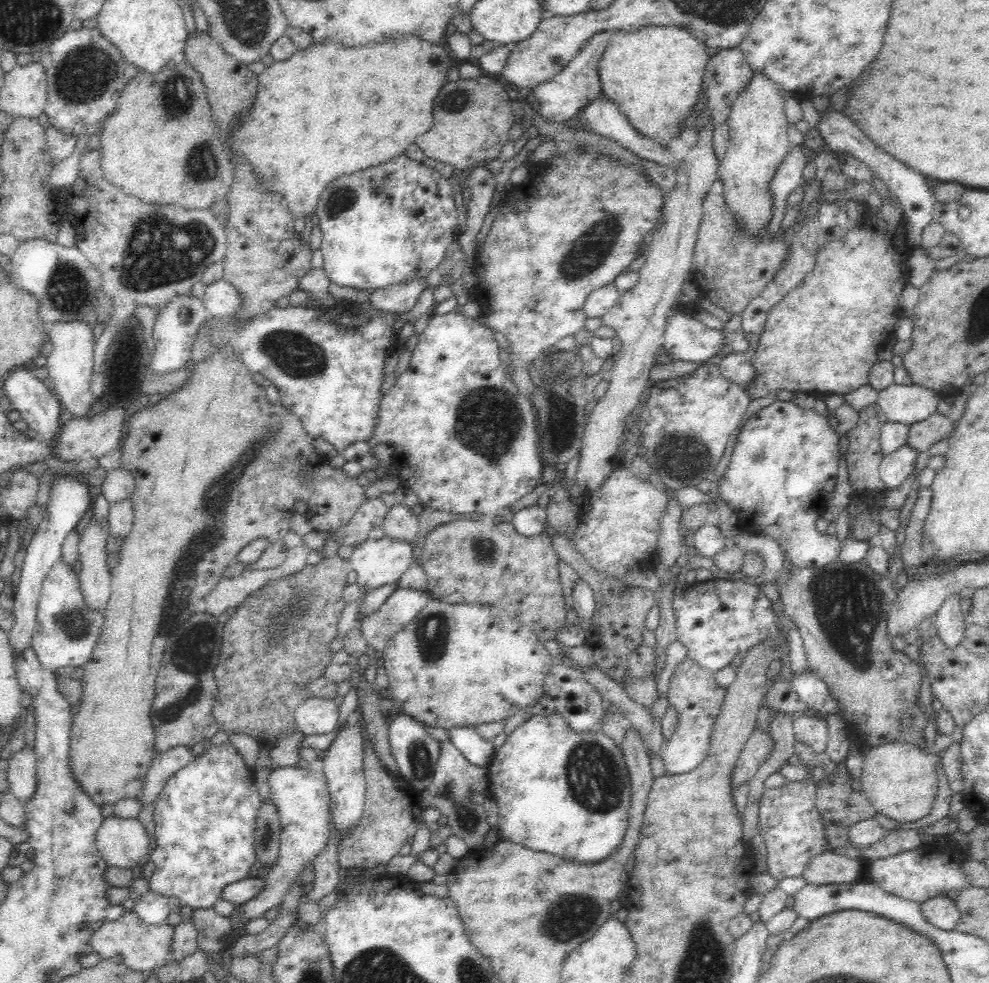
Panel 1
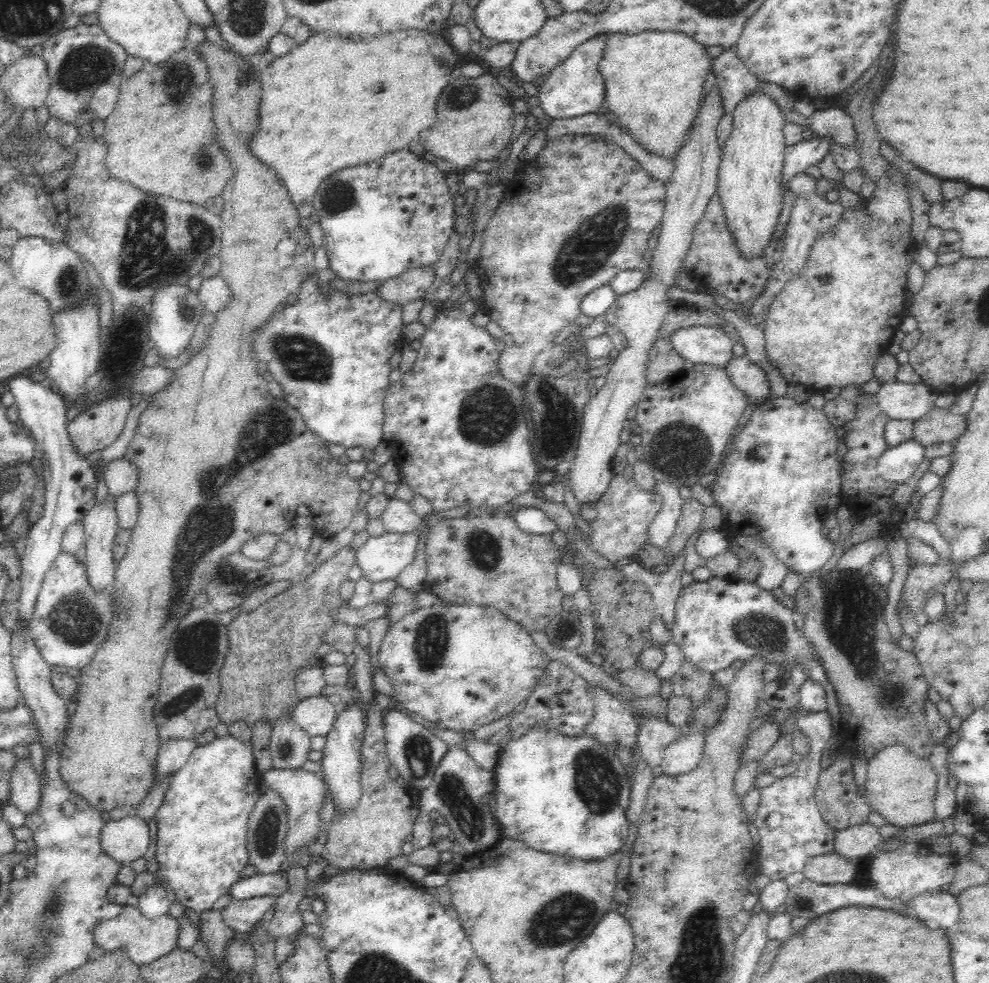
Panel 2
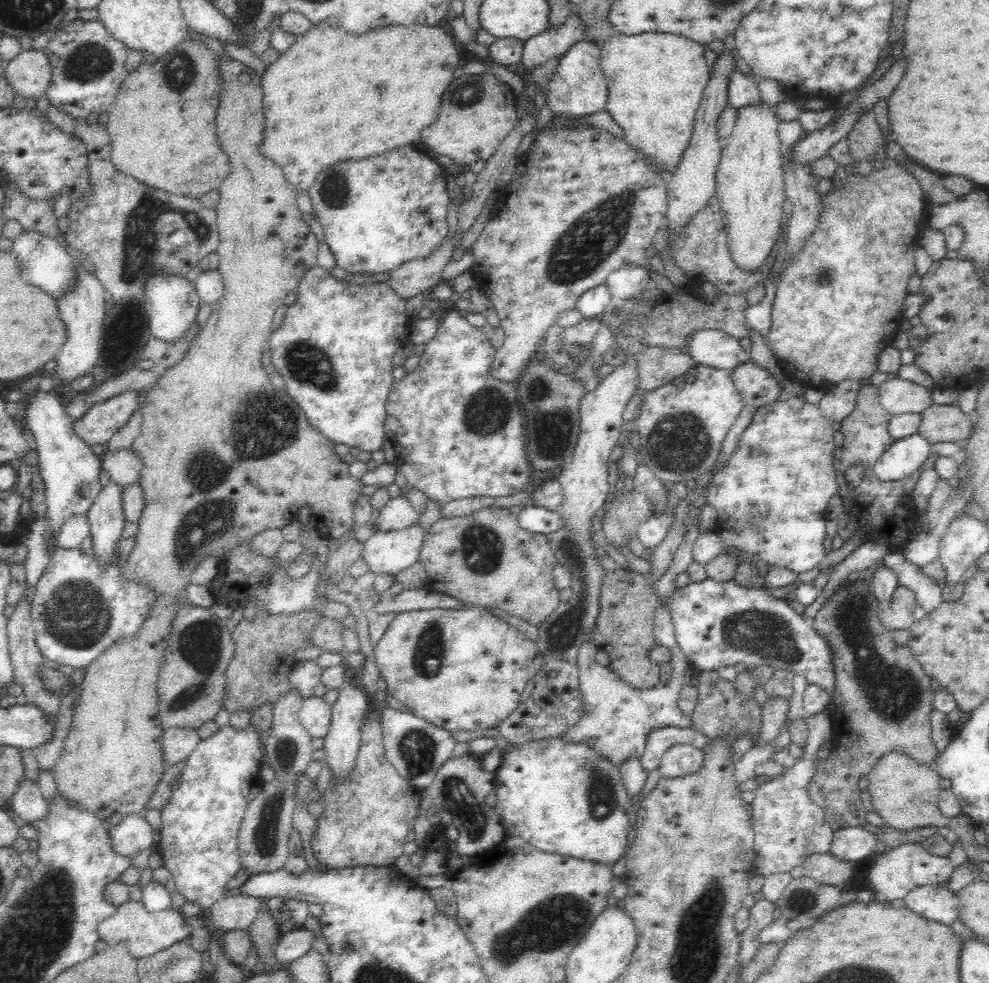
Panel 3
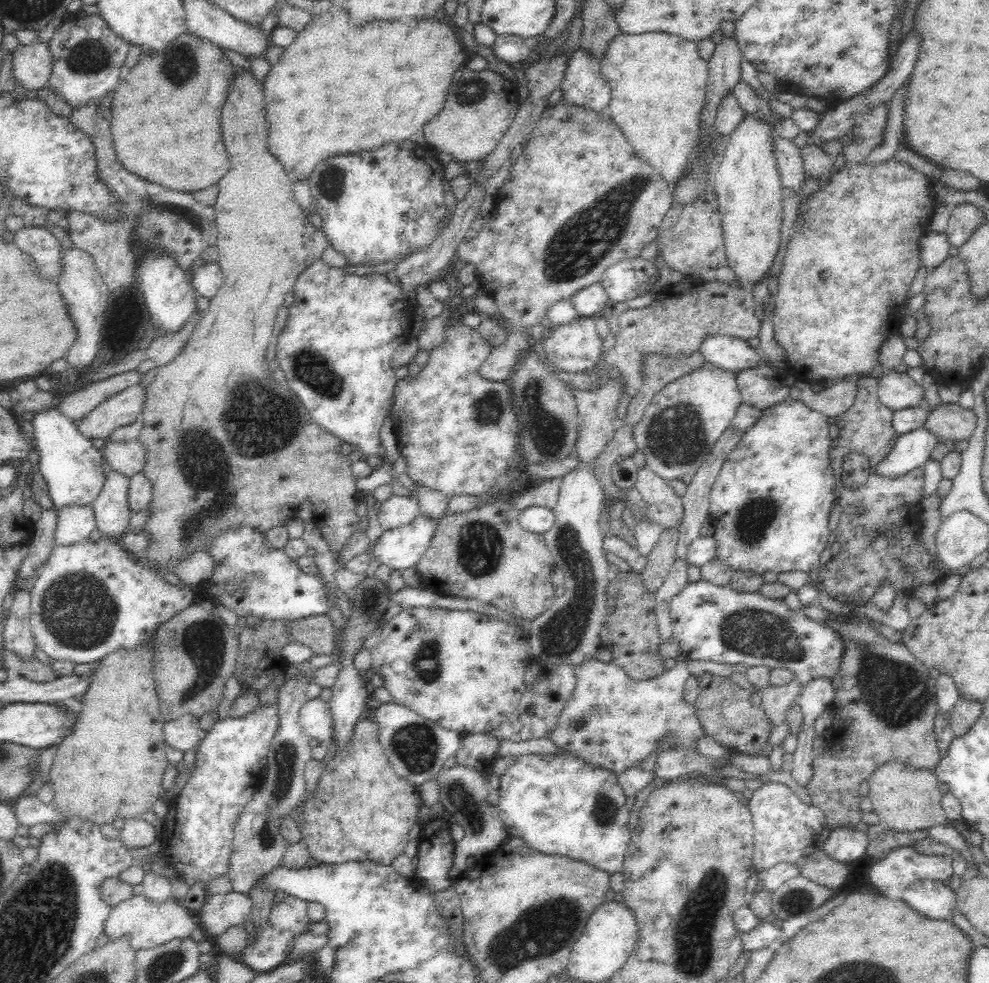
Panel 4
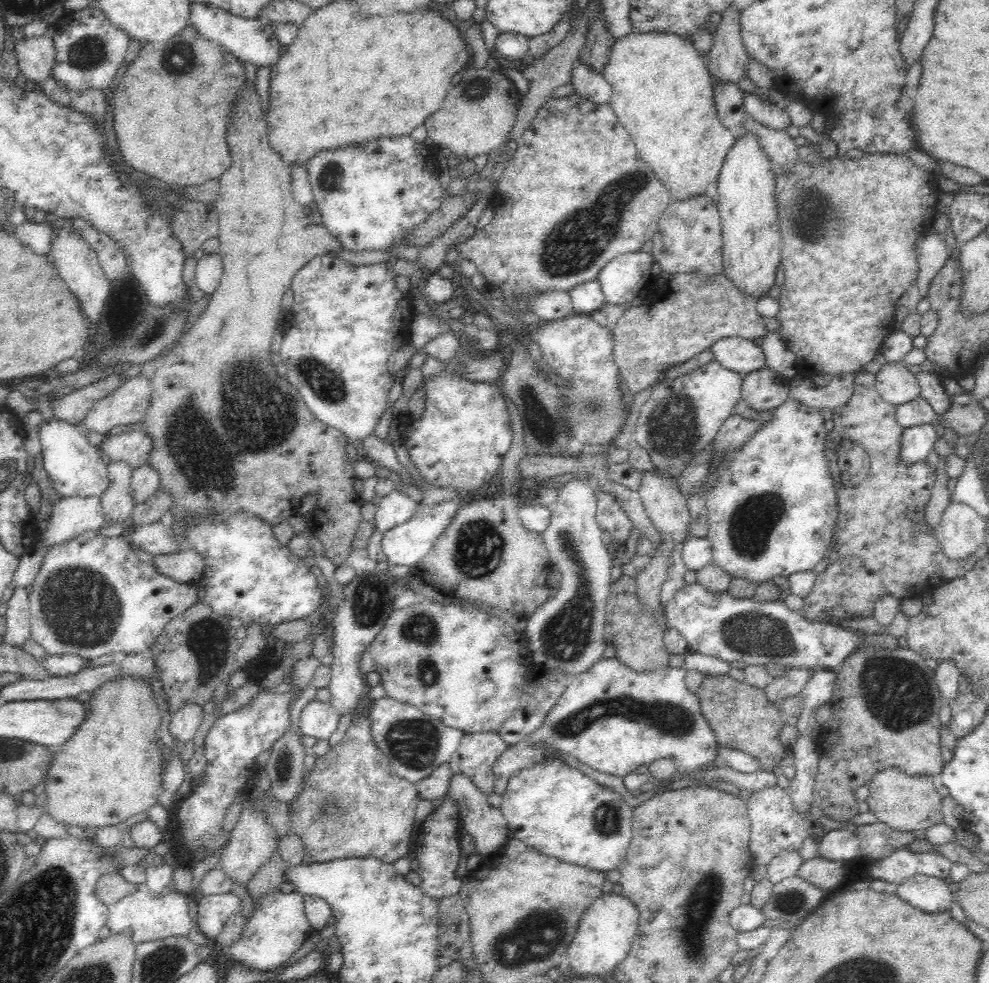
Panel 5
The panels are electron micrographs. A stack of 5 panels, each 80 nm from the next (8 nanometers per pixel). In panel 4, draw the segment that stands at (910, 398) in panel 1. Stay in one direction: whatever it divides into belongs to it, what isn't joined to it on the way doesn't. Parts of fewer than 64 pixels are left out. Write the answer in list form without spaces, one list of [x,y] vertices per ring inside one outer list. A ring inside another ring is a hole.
[[[896,369],[888,370],[878,379],[880,402],[892,412],[914,408],[925,403],[924,389],[906,375],[904,369],[901,373],[896,372]]]

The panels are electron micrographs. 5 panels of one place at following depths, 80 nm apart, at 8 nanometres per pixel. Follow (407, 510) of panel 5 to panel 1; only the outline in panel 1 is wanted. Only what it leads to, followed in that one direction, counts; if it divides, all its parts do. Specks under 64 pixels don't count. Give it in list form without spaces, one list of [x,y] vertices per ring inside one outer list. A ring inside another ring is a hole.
[[[395,505],[387,510],[381,527],[388,538],[412,544],[419,534],[418,517],[406,505]]]

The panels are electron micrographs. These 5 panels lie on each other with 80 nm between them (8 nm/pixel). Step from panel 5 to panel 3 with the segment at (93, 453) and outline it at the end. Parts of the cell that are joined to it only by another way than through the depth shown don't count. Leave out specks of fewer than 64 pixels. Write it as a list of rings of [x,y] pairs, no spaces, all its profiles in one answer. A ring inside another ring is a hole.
[[[23,390],[20,403],[24,407],[24,424],[32,432],[39,454],[39,470],[45,484],[46,512],[39,520],[27,523],[27,533],[17,539],[26,546],[24,567],[24,591],[26,601],[31,601],[33,590],[44,574],[52,555],[55,553],[57,538],[67,518],[74,515],[86,515],[90,506],[101,492],[98,475],[101,470],[101,456],[94,455],[92,449],[74,433],[73,420],[66,414],[66,395],[57,390]],[[30,392],[33,392],[30,394]]]

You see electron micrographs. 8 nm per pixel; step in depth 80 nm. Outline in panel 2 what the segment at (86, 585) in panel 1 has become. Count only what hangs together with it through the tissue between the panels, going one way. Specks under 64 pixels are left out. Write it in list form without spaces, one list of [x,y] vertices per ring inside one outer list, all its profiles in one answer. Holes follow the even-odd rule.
[[[108,496],[106,502],[94,505],[83,518],[86,579],[94,593],[110,589],[114,581],[112,550],[116,530],[114,498]]]

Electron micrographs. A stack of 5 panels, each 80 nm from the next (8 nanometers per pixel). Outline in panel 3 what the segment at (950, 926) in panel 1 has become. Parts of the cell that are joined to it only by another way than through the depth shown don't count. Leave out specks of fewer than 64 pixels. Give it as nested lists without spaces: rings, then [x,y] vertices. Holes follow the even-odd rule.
[[[926,885],[915,888],[905,896],[904,906],[926,920],[946,926],[958,920],[959,898],[948,886]]]

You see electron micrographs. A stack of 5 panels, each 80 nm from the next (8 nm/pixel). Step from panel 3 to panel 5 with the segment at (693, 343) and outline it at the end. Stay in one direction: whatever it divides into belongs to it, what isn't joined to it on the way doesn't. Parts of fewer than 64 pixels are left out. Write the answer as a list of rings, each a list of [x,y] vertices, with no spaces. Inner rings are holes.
[[[740,337],[720,338],[709,348],[713,353],[714,362],[724,368],[748,374],[765,366],[766,356],[761,346],[756,346],[752,339]]]

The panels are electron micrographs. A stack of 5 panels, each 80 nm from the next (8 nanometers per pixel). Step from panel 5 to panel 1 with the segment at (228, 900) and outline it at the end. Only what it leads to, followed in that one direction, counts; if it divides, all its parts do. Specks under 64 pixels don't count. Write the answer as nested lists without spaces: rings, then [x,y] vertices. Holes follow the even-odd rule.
[[[315,765],[308,769],[292,766],[277,768],[270,774],[270,800],[276,805],[278,819],[280,820],[280,845],[278,845],[278,858],[272,868],[263,877],[266,884],[264,888],[246,902],[243,902],[241,913],[232,913],[229,916],[233,928],[239,933],[250,918],[264,916],[273,906],[281,904],[282,897],[289,888],[300,881],[300,874],[308,864],[325,849],[331,834],[331,811],[329,810],[330,797],[327,787],[327,778],[320,766]]]

